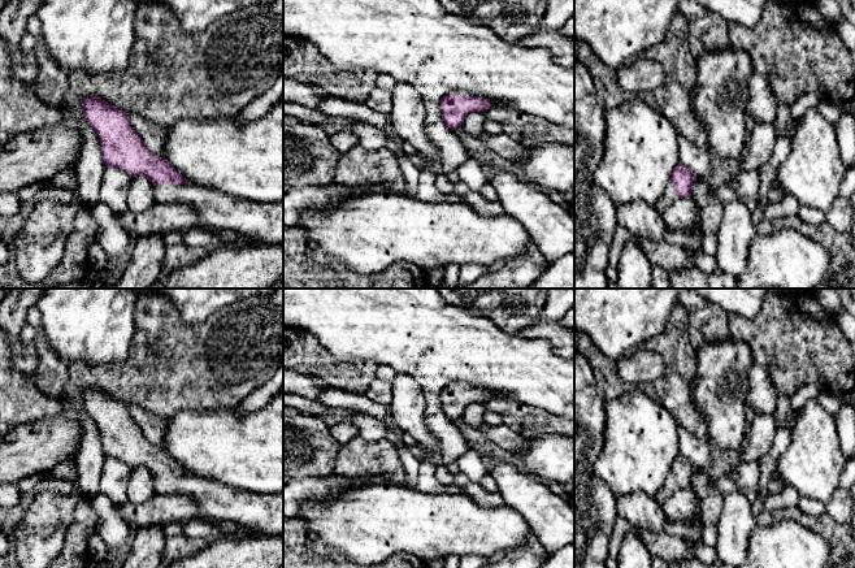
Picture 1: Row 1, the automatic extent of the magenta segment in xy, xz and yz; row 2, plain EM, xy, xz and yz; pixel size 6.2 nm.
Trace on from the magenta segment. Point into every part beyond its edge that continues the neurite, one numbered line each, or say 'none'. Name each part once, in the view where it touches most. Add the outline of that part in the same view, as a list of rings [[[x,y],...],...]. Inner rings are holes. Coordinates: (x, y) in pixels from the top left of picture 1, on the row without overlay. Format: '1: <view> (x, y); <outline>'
1: xy (263, 511); [[[172,474],[155,480],[155,493],[188,495],[203,516],[283,536],[283,493],[261,494],[201,477]]]

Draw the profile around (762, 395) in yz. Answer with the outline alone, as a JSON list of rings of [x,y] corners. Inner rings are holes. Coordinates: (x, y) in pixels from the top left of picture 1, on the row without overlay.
[[[755,363],[751,364],[747,370],[747,406],[755,413],[771,415],[776,411],[778,395],[768,370]]]

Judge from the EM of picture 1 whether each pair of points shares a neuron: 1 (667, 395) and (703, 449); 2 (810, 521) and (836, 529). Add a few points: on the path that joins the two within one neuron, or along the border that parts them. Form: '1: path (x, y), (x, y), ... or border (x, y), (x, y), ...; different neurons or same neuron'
1: border (680, 425), (693, 436), (707, 441); different neurons
2: path (816, 523), (829, 528); same neuron

